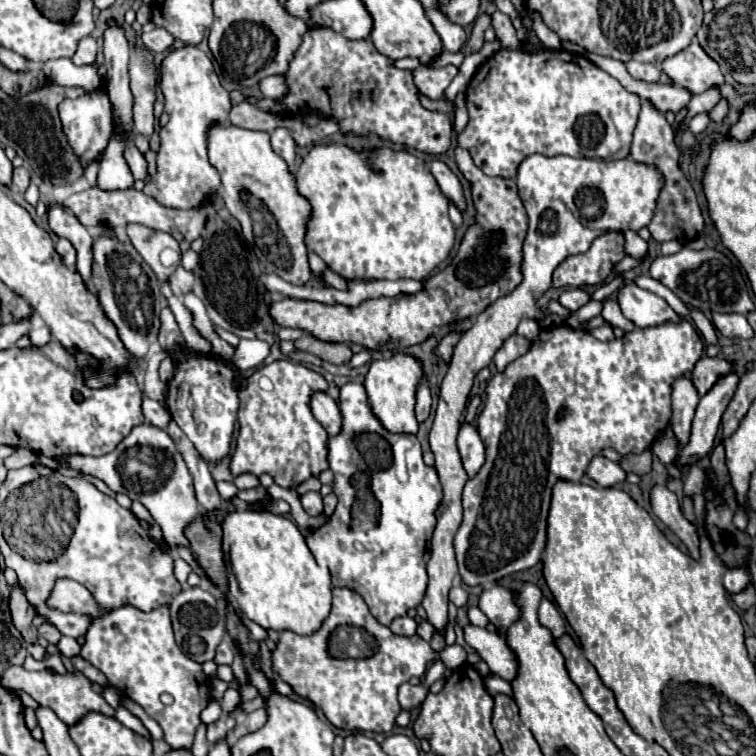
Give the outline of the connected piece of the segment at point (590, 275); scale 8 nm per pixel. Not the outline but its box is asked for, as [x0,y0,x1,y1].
[552,232,624,288]

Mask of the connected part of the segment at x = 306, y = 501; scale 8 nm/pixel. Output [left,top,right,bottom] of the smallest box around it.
[300,492,322,516]

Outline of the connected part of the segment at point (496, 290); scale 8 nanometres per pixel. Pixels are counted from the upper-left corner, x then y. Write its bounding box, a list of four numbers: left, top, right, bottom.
[270,150,528,350]

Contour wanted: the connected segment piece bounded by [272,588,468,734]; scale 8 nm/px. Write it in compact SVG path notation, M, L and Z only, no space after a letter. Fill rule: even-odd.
M332 588L330 616L316 632L308 636L288 630L280 632L272 652L272 670L290 684L300 700L320 708L336 728L382 734L396 728L396 716L402 712L398 702L400 684L412 676L424 676L428 664L436 660L442 660L448 670L456 670L468 662L468 656L458 644L436 652L418 634L410 638L396 636L390 628L378 624L358 592ZM366 632L376 640L376 650L370 656L366 656ZM334 650L340 654L334 656Z

